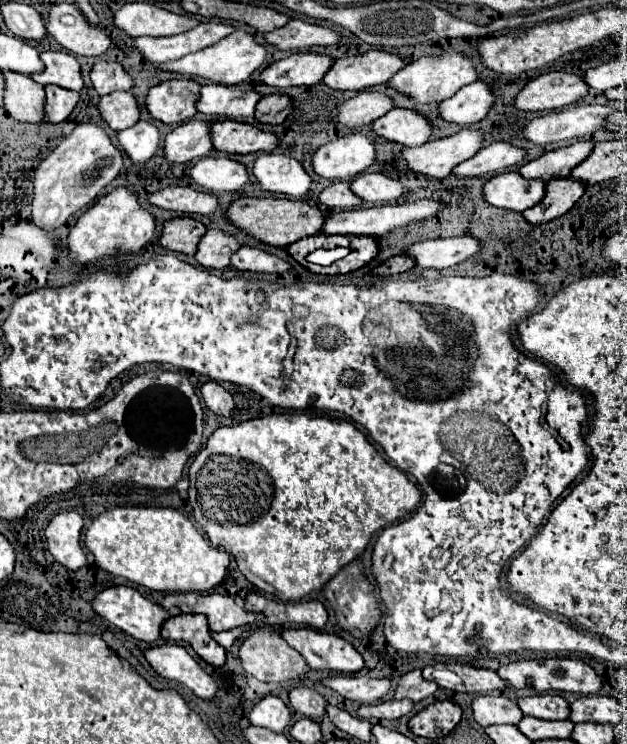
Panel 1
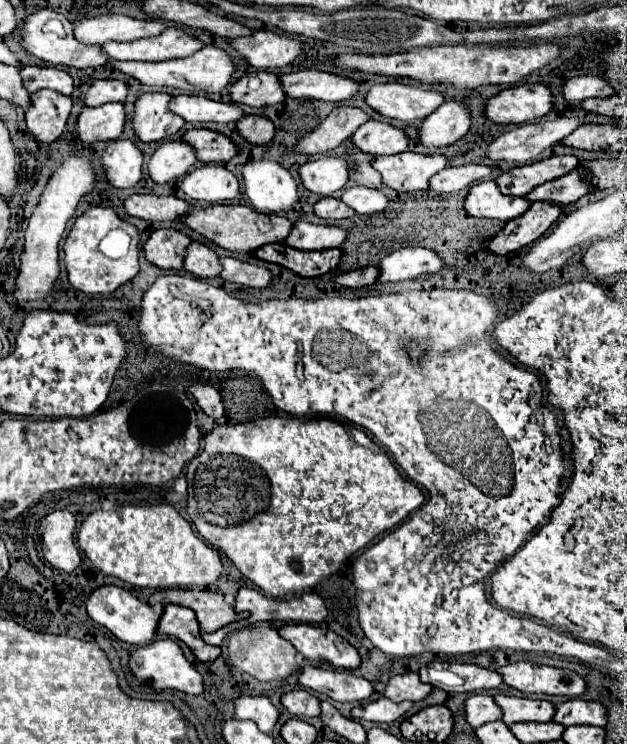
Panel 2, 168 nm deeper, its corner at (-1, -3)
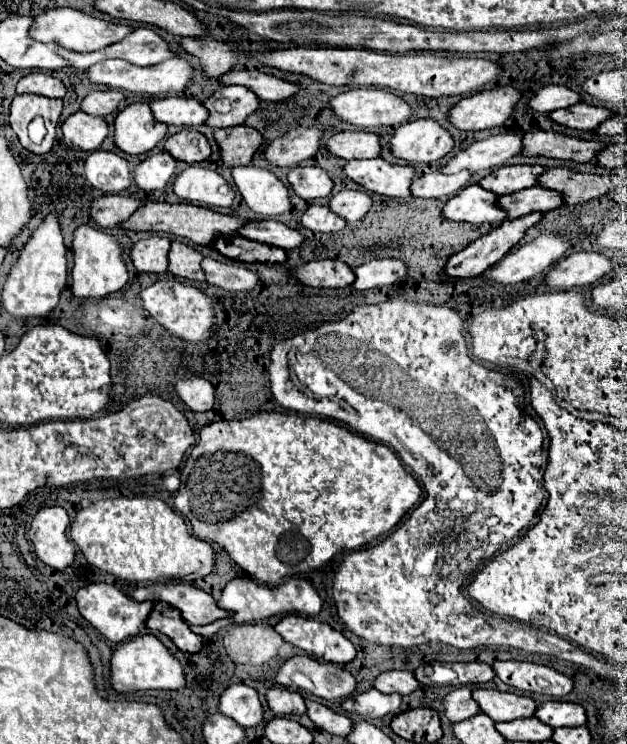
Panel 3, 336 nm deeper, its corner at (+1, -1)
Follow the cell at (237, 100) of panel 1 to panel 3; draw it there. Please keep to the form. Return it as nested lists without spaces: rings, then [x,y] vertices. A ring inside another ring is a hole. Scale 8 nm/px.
[[[164,97],[164,99],[154,99],[150,103],[152,113],[156,115],[156,121],[162,121],[166,125],[186,125],[194,127],[200,125],[208,119],[208,109],[188,97]]]

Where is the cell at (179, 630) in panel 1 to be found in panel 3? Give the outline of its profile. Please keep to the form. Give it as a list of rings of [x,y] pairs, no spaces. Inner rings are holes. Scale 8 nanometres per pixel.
[[[164,601],[154,603],[154,609],[146,621],[146,627],[168,635],[176,643],[176,647],[186,653],[198,653],[204,645],[202,637],[196,635],[190,629],[190,625],[180,617],[180,611]]]

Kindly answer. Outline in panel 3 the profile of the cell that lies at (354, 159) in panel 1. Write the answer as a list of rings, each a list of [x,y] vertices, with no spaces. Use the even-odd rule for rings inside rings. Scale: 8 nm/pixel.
[[[294,167],[288,173],[288,181],[294,187],[294,191],[306,199],[314,201],[318,197],[328,197],[332,193],[334,181],[322,167]]]

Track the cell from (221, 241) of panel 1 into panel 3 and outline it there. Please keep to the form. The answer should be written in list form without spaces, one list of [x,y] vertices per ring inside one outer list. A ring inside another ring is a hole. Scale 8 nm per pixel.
[[[174,241],[170,255],[168,255],[168,261],[170,261],[168,271],[172,275],[192,279],[192,281],[204,281],[204,271],[200,267],[202,253],[196,251],[194,247],[184,245],[180,241]]]

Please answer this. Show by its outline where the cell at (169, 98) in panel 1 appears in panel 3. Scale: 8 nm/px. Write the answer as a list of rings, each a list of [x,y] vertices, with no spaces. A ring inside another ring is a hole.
[[[132,103],[114,121],[114,143],[128,155],[142,155],[166,137],[168,125],[154,119],[148,103]]]

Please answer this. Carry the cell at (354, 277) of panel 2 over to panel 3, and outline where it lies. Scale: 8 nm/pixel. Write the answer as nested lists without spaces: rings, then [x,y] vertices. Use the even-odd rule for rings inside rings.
[[[324,259],[310,261],[300,267],[292,267],[292,275],[310,287],[350,287],[354,283],[354,271],[340,261]]]

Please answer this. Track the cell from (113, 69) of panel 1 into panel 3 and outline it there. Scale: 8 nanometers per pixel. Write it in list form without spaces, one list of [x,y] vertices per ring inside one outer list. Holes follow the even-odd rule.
[[[108,89],[108,91],[90,91],[82,101],[82,111],[96,117],[106,117],[118,109],[118,103],[122,101],[122,93]]]

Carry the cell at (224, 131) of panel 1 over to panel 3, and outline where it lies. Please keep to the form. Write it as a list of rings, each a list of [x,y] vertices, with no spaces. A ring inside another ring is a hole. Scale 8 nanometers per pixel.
[[[182,129],[180,133],[166,139],[166,151],[172,153],[178,161],[198,163],[206,161],[212,155],[212,147],[208,139],[194,129]]]

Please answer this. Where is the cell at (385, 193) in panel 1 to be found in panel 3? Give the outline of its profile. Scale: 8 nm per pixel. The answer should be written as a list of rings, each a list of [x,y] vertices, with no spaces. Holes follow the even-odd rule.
[[[342,189],[332,197],[328,207],[334,213],[342,215],[348,223],[352,223],[352,221],[360,221],[368,213],[368,209],[372,207],[372,199],[368,193],[360,189]]]

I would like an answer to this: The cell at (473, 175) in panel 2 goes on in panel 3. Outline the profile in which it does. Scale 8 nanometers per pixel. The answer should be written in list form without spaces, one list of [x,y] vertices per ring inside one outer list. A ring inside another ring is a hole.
[[[460,171],[454,175],[446,173],[428,173],[418,177],[412,183],[412,195],[424,197],[424,199],[442,199],[442,197],[454,197],[460,189],[468,185],[472,177],[472,171]]]

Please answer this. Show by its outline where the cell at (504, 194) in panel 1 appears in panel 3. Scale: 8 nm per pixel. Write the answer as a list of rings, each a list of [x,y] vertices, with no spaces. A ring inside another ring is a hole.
[[[468,185],[454,195],[442,209],[450,221],[466,221],[472,225],[500,223],[506,219],[506,209],[498,205],[498,195],[480,185]]]

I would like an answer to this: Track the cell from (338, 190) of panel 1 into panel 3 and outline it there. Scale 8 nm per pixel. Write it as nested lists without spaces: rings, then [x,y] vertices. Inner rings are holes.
[[[310,205],[310,207],[306,209],[306,213],[302,215],[302,225],[304,225],[306,229],[312,229],[312,231],[330,233],[330,231],[340,231],[340,229],[344,229],[346,221],[344,221],[344,217],[332,213],[330,207]]]

